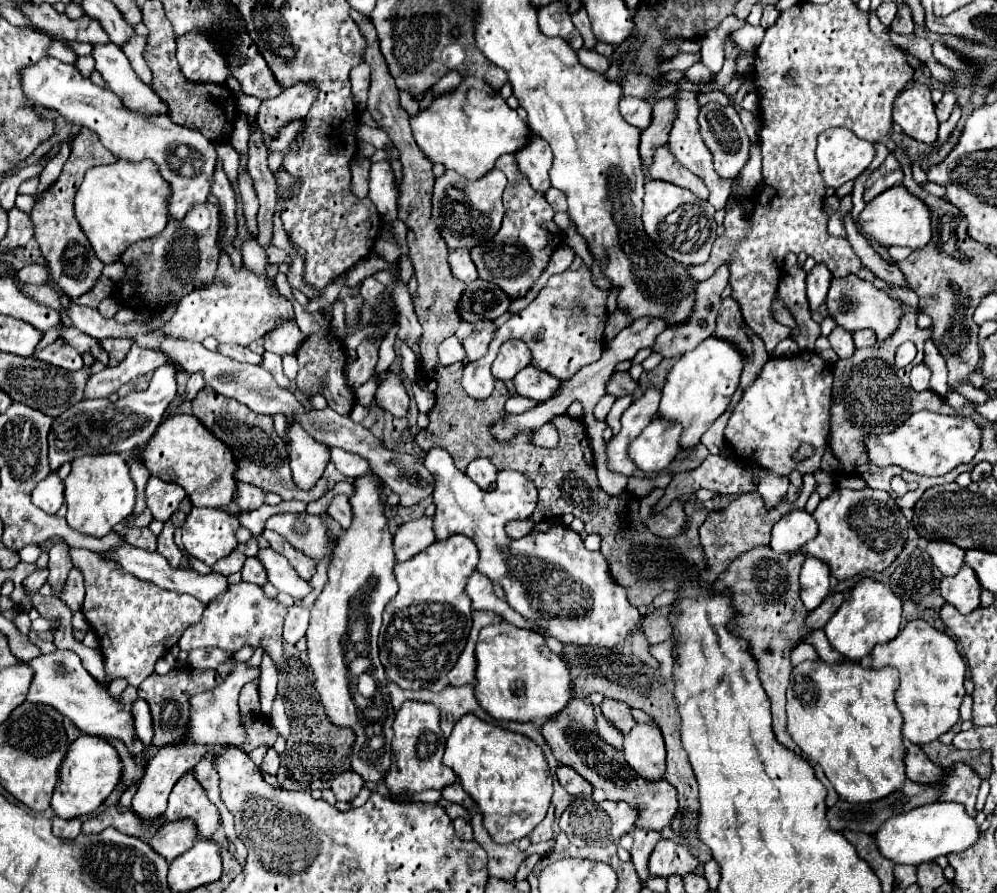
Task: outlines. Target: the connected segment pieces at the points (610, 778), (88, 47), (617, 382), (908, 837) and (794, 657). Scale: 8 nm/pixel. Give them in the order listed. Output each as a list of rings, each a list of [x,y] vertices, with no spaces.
[[[573,697],[571,705],[559,713],[555,721],[547,721],[541,725],[541,733],[547,739],[553,755],[563,765],[573,767],[581,777],[591,781],[597,789],[603,789],[607,793],[607,799],[611,801],[627,801],[633,809],[639,811],[639,827],[661,831],[663,827],[671,825],[675,811],[677,811],[677,789],[667,781],[661,779],[657,783],[647,783],[643,777],[633,773],[633,769],[623,759],[623,753],[613,749],[611,745],[603,743],[593,725],[593,705],[585,703],[583,699]]]
[[[51,37],[51,39],[61,41],[62,43],[65,43],[65,45],[69,45],[69,47],[75,51],[77,56],[90,55],[92,51],[92,45],[89,43],[79,43],[76,41],[63,39],[62,37]]]
[[[613,373],[611,381],[607,383],[607,393],[611,393],[613,397],[625,397],[625,395],[633,395],[637,387],[639,383],[633,381],[629,373]]]
[[[935,801],[931,805],[921,805],[919,809],[911,809],[899,817],[891,817],[891,821],[885,821],[879,831],[875,833],[879,851],[903,865],[919,865],[927,861],[935,861],[941,855],[959,853],[975,845],[979,841],[979,827],[973,817],[963,809],[959,803],[947,803],[947,801]]]
[[[802,643],[791,651],[791,663],[793,666],[797,666],[806,660],[816,661],[817,659],[819,659],[819,656],[815,648],[810,644]]]

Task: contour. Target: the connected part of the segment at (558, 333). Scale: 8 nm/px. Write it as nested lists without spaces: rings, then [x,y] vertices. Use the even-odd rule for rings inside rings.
[[[583,263],[577,271],[563,271],[553,275],[549,283],[539,291],[531,305],[515,313],[507,323],[503,323],[495,335],[495,341],[489,345],[485,357],[465,365],[461,385],[465,393],[473,399],[487,399],[494,389],[495,378],[492,365],[499,353],[499,347],[507,339],[523,339],[533,353],[533,363],[543,371],[559,377],[561,381],[571,379],[581,367],[599,361],[603,351],[603,331],[607,327],[607,289],[599,289],[591,279],[591,269]]]

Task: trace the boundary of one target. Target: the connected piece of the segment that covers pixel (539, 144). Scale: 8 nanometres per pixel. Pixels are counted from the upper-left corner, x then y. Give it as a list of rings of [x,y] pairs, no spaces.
[[[531,135],[523,149],[515,153],[515,161],[519,165],[519,171],[529,179],[535,191],[545,193],[551,187],[549,169],[553,165],[553,155],[547,141],[543,141],[537,135]]]

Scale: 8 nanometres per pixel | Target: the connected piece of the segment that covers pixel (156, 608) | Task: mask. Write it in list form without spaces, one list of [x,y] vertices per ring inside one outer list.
[[[87,549],[69,551],[73,565],[79,567],[85,575],[85,603],[83,613],[99,639],[99,649],[103,653],[103,665],[107,681],[115,677],[125,677],[129,685],[139,685],[145,677],[153,673],[153,665],[161,659],[173,645],[181,639],[183,631],[199,623],[205,605],[191,595],[177,595],[149,581],[137,579],[131,573],[125,573],[115,561],[103,559],[97,553]]]

